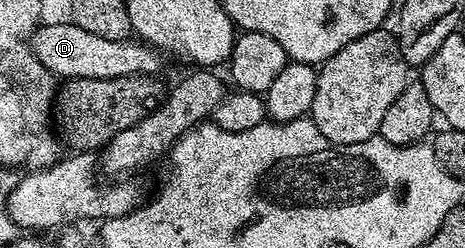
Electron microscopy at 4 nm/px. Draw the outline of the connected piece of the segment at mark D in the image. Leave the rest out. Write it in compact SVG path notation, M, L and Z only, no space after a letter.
M71 21L49 23L34 33L28 40L29 50L54 77L66 79L110 79L128 75L157 75L162 56L148 43L132 38L107 41L107 37L95 37L87 29L79 29Z

